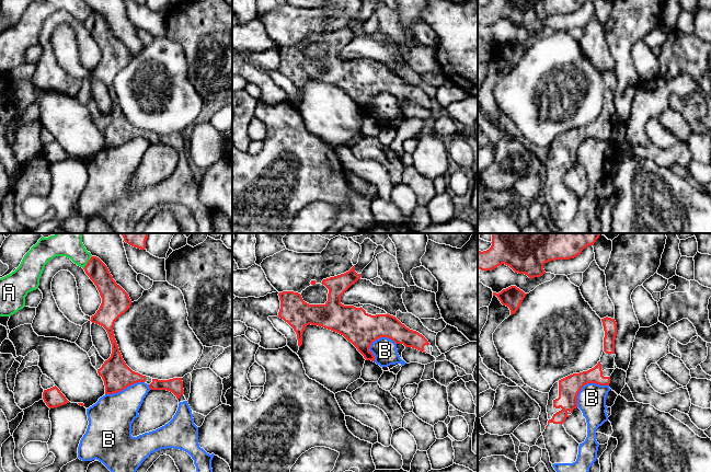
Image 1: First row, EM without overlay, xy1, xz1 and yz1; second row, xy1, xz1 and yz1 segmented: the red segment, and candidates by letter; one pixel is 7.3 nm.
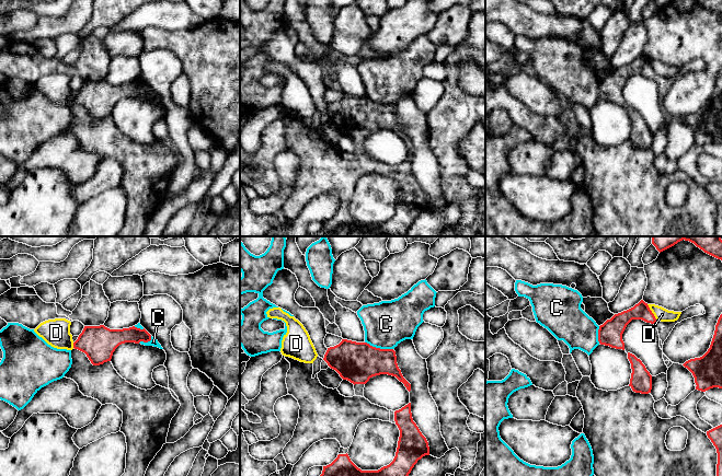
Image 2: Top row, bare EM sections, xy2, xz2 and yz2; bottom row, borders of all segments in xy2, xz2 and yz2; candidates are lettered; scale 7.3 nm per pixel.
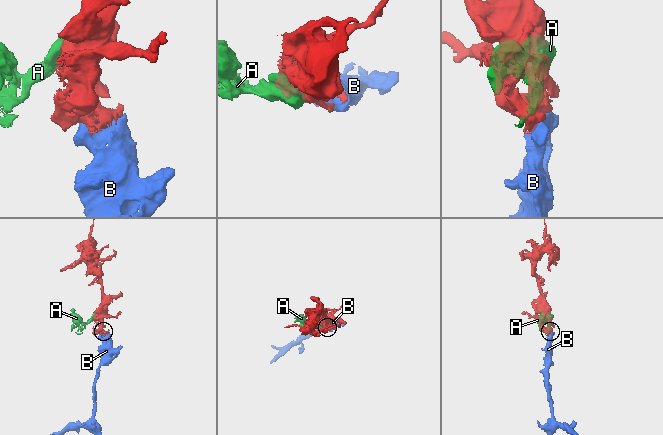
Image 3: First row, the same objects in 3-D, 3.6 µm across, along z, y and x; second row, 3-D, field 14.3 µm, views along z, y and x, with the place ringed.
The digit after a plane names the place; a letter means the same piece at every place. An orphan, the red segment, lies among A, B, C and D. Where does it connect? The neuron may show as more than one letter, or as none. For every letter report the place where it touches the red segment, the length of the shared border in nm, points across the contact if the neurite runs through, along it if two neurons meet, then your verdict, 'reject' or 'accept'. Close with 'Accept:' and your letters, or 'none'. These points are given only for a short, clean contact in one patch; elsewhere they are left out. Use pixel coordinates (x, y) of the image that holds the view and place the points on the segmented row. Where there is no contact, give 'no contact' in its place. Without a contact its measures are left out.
A: meets red in xy1 at (87, 263); contact 120 nm long; reject
B: meets red in yz1 at (585, 383); contact 280 nm long; accept
C: meets red in xz2 at (379, 348); contact 220 nm long; border along xz2 (365, 341), (376, 347), (392, 349); reject
D: meets red in yz2 at (651, 312); contact 130 nm long; reject
Accept: B

